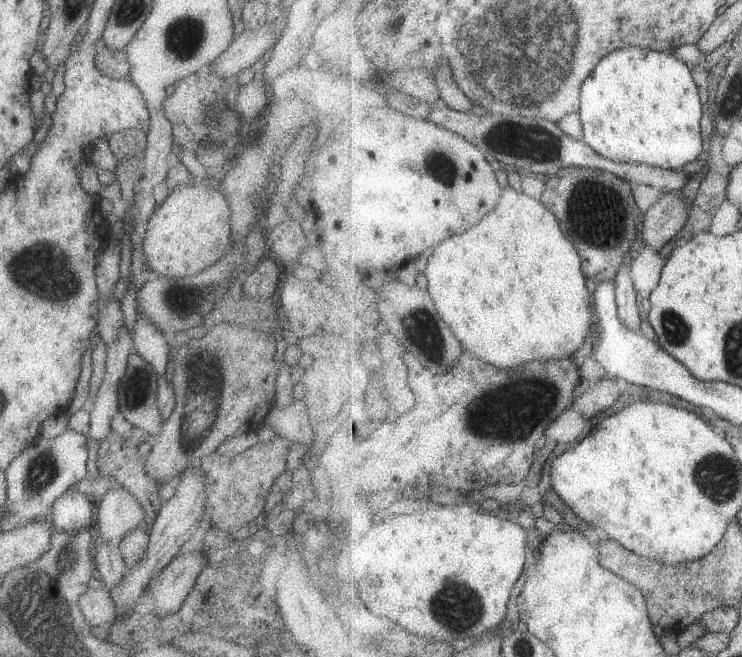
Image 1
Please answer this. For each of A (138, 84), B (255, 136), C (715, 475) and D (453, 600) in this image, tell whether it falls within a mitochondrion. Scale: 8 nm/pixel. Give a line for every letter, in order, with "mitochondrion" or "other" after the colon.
A: other
B: other
C: mitochondrion
D: mitochondrion

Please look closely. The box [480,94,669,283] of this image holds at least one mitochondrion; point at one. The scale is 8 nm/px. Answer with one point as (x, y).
(595, 209)

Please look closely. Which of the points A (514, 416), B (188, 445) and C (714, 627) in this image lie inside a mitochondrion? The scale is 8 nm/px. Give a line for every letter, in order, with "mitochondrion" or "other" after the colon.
A: mitochondrion
B: other
C: other

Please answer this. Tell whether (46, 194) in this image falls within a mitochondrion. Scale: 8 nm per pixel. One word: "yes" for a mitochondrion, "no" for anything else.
no

